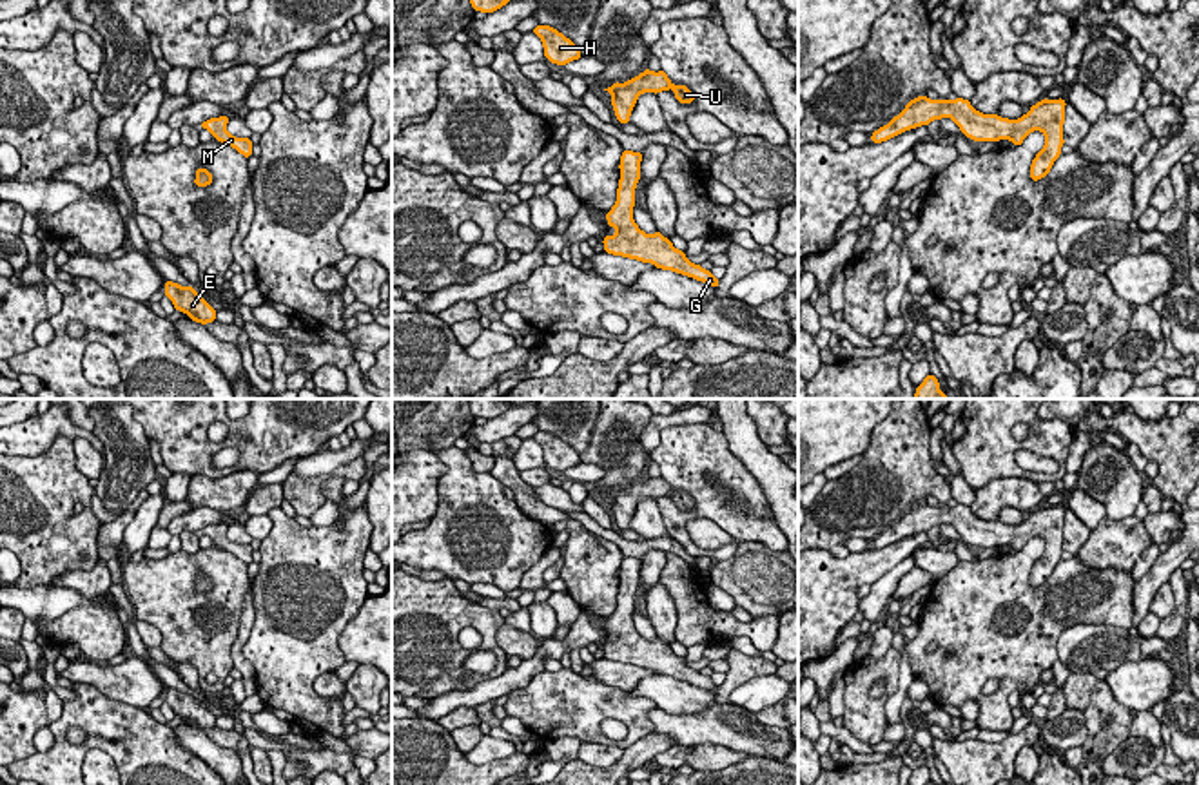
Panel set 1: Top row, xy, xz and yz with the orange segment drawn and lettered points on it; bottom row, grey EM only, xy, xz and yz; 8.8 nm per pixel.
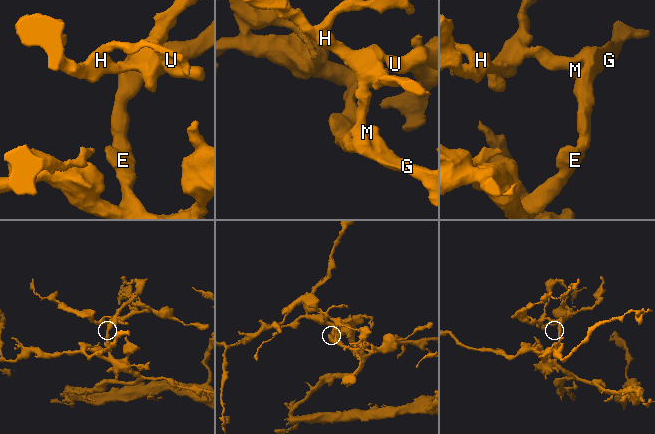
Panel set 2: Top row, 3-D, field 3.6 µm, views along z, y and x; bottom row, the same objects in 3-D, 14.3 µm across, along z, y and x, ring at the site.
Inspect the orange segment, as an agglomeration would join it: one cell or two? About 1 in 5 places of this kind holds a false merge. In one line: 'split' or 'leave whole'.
leave whole

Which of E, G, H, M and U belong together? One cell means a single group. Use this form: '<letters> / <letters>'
E G H M U

